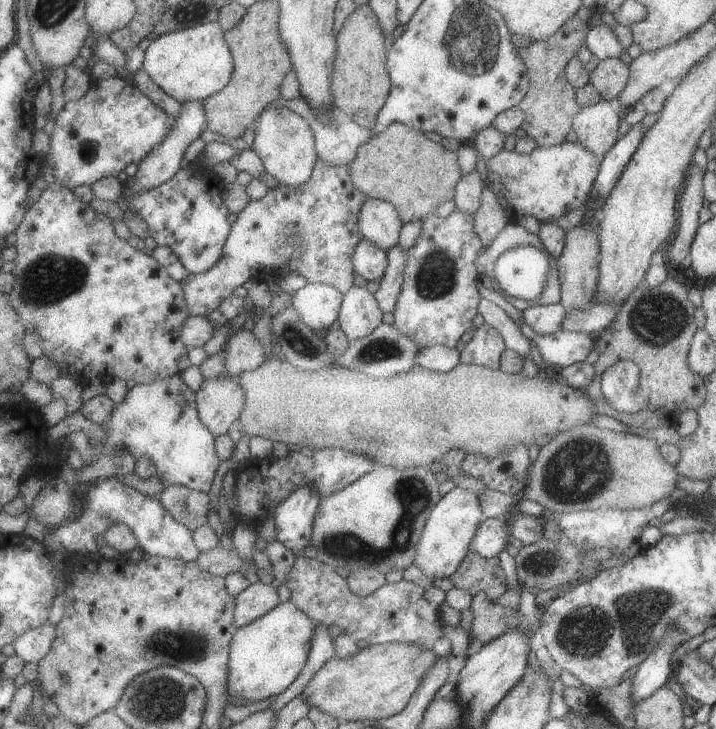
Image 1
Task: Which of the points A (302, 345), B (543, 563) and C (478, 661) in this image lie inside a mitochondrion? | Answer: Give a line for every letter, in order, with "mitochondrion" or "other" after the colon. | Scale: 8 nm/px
A: mitochondrion
B: mitochondrion
C: other

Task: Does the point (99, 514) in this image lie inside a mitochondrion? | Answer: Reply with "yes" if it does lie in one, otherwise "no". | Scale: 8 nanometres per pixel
yes

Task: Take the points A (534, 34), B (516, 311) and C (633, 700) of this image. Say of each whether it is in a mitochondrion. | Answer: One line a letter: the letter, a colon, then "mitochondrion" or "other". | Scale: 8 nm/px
A: other
B: other
C: other

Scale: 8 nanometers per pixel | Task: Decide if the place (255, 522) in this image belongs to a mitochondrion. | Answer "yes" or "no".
no

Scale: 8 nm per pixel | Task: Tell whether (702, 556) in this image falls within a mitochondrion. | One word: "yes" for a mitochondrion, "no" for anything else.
no

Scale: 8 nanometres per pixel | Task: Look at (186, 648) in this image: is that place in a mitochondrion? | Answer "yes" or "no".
yes

